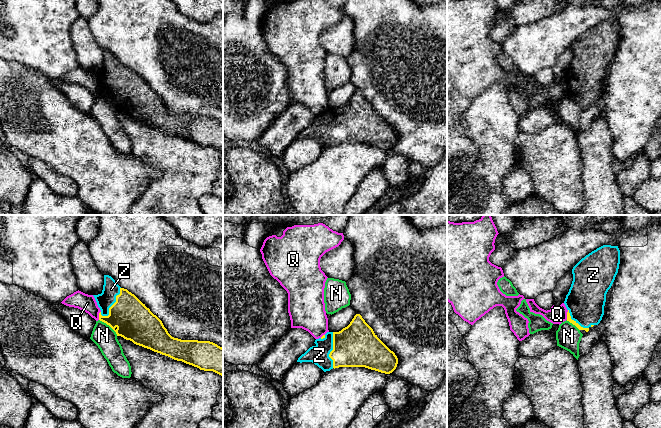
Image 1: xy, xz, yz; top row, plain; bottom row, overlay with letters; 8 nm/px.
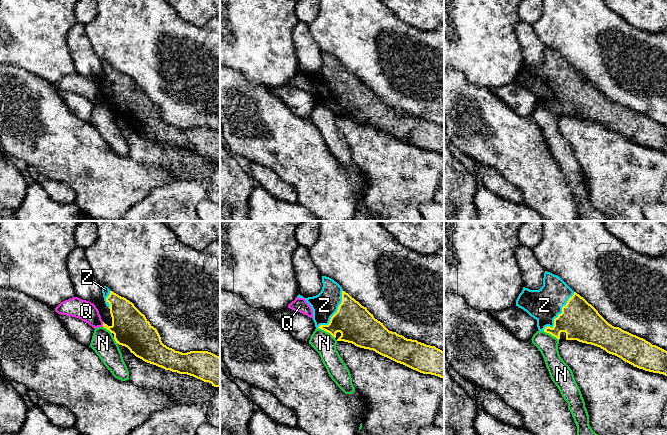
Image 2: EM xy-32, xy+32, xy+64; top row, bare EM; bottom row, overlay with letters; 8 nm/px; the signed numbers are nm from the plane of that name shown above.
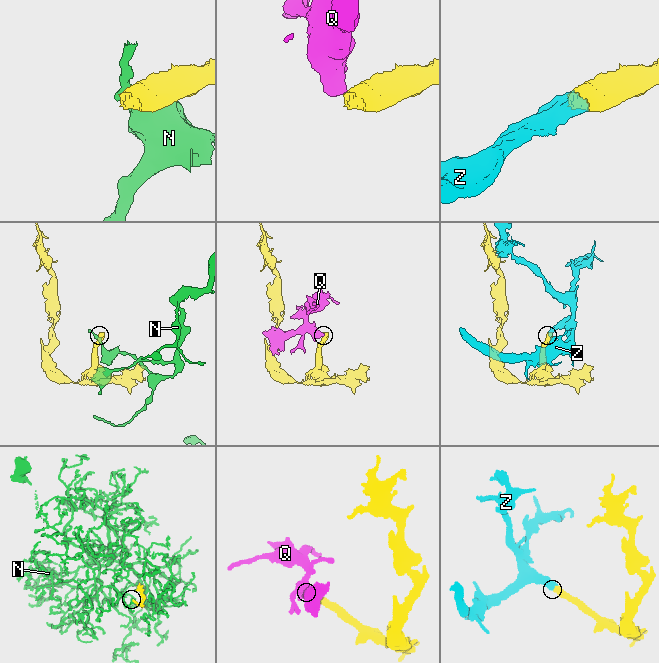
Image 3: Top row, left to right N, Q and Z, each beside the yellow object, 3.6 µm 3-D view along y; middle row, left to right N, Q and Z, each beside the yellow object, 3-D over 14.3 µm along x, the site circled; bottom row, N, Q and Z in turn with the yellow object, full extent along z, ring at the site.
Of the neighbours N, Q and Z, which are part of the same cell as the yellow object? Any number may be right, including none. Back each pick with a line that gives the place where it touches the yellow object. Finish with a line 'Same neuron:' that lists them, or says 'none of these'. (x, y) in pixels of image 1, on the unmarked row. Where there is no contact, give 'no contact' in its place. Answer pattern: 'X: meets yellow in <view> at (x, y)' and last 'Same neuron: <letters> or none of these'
Z: meets yellow in xy at (113, 80)
Same neuron: Z

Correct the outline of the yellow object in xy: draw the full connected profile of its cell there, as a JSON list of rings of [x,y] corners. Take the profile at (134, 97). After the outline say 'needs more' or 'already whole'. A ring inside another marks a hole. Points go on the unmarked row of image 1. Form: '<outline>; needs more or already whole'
[[[104,51],[101,70],[93,71],[101,88],[99,96],[134,120],[223,153],[223,124],[210,117],[172,113],[162,97],[134,70]]]; needs more

